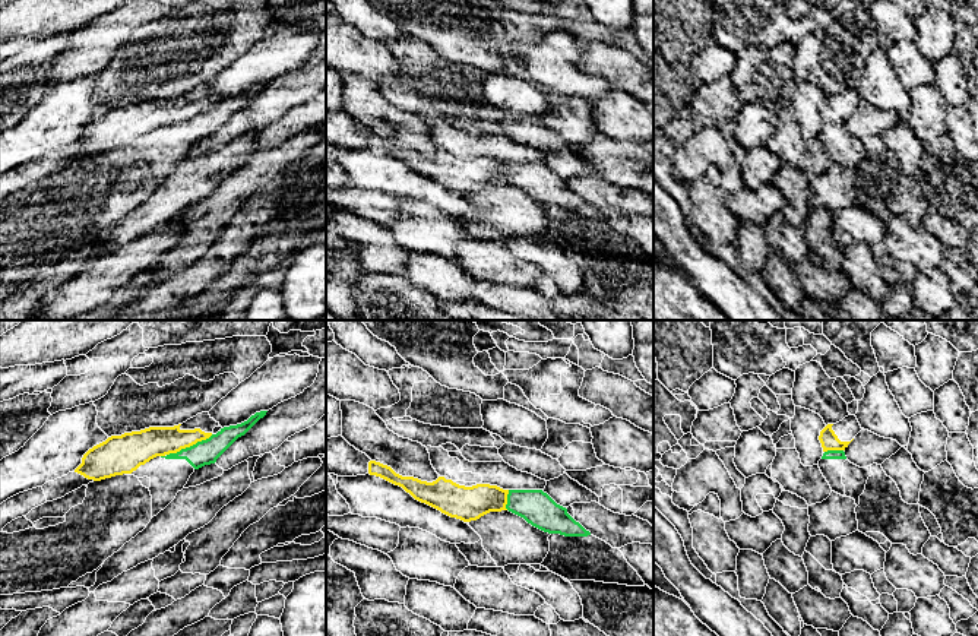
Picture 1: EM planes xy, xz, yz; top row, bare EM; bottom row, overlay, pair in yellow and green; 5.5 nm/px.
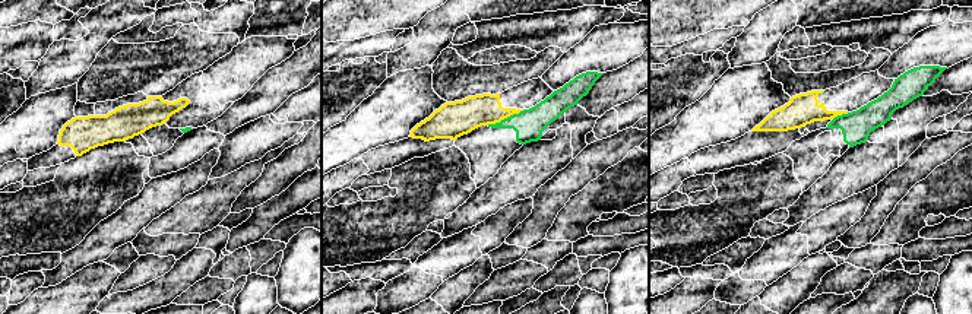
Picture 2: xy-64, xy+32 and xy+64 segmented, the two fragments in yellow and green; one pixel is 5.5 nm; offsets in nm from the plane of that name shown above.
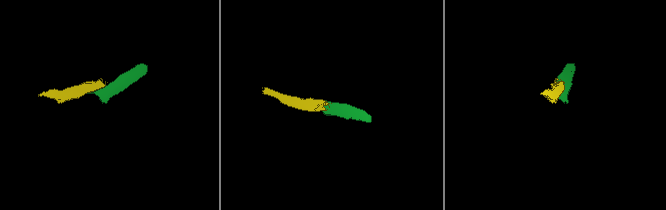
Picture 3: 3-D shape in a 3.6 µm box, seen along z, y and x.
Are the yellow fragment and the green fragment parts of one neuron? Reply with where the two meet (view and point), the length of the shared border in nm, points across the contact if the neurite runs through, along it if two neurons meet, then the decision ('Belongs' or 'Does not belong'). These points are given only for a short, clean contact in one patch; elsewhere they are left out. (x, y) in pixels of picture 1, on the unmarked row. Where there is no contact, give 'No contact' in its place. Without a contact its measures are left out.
Touches yellow at xy (189, 119). Shared border 280 nm. Boundary: xy (212, 107), (167, 127). Does not belong

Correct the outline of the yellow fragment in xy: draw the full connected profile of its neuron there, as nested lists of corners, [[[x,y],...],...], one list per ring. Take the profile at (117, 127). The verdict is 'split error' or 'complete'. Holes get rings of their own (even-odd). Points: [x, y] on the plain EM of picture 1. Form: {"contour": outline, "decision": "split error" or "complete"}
{"contour": [[[202,85],[174,99],[149,99],[111,108],[89,121],[75,145],[94,154],[132,146],[156,129],[177,126],[209,111],[215,99],[219,95],[209,85]]], "decision": "split error"}

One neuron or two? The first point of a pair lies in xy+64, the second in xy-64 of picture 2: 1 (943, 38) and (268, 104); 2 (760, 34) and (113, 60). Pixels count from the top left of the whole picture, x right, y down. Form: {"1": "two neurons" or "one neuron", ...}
{"1": "two neurons", "2": "two neurons"}

